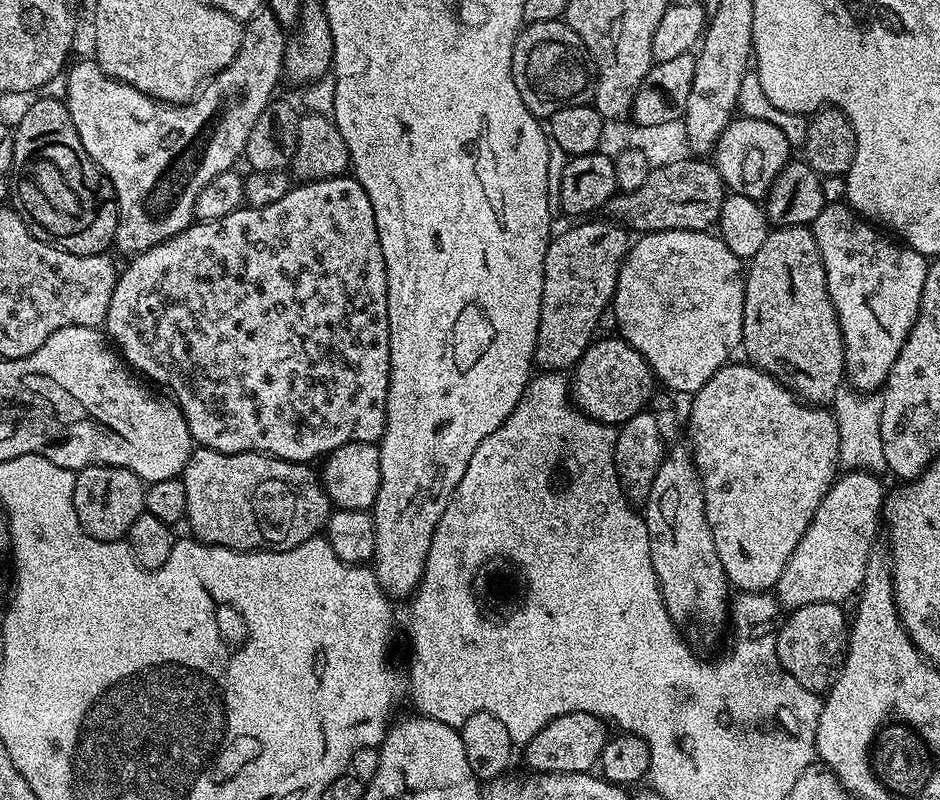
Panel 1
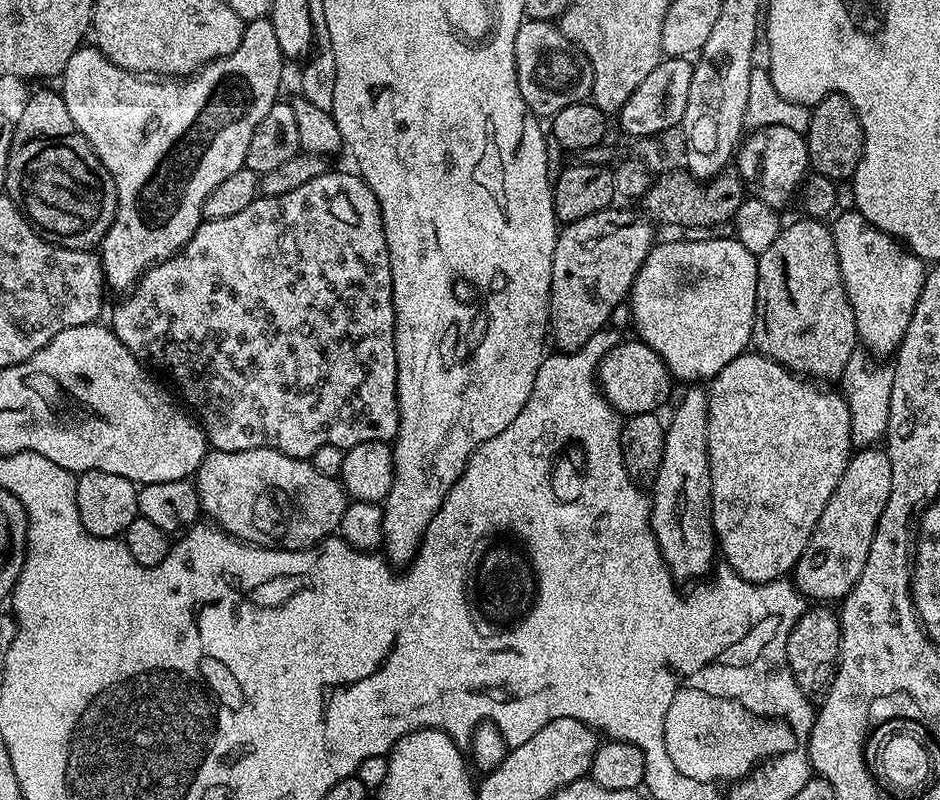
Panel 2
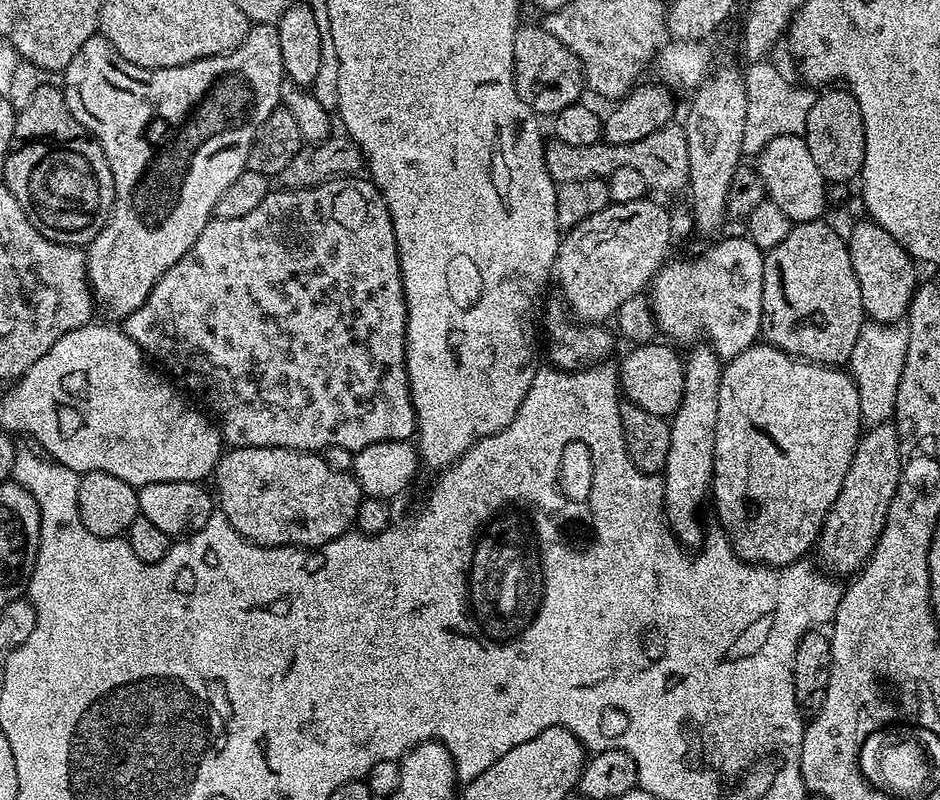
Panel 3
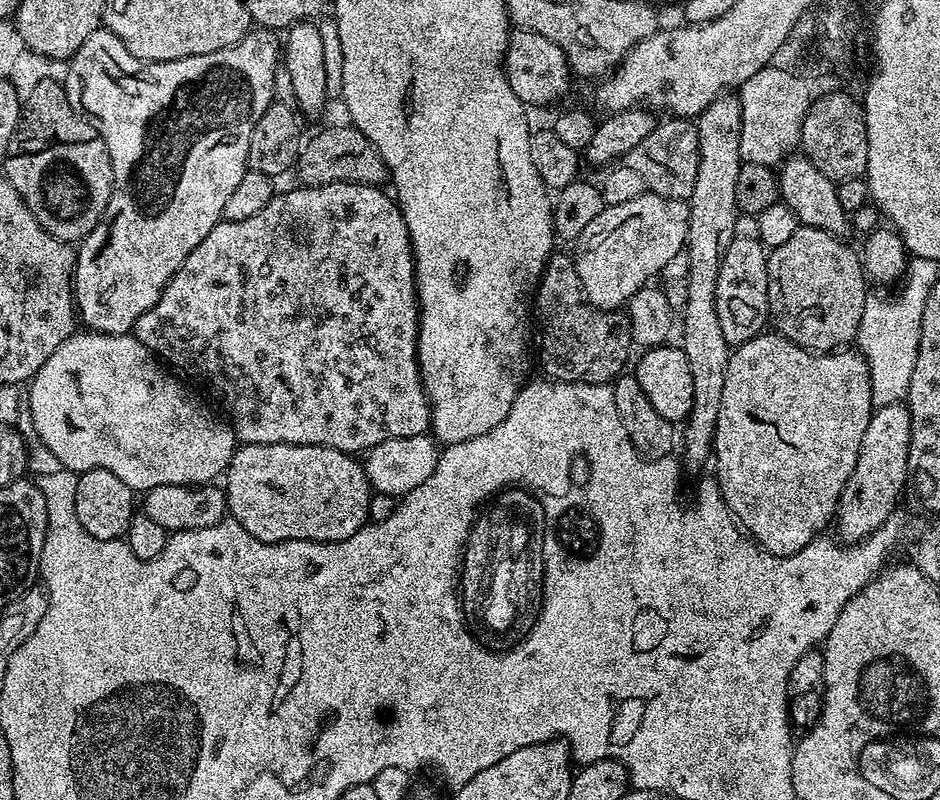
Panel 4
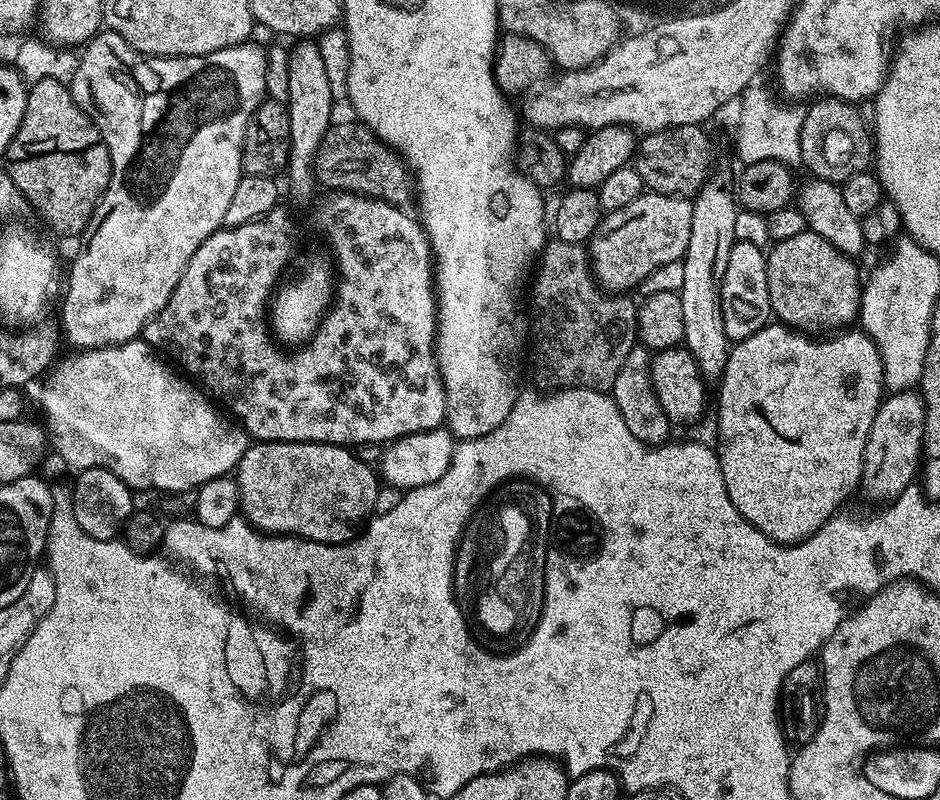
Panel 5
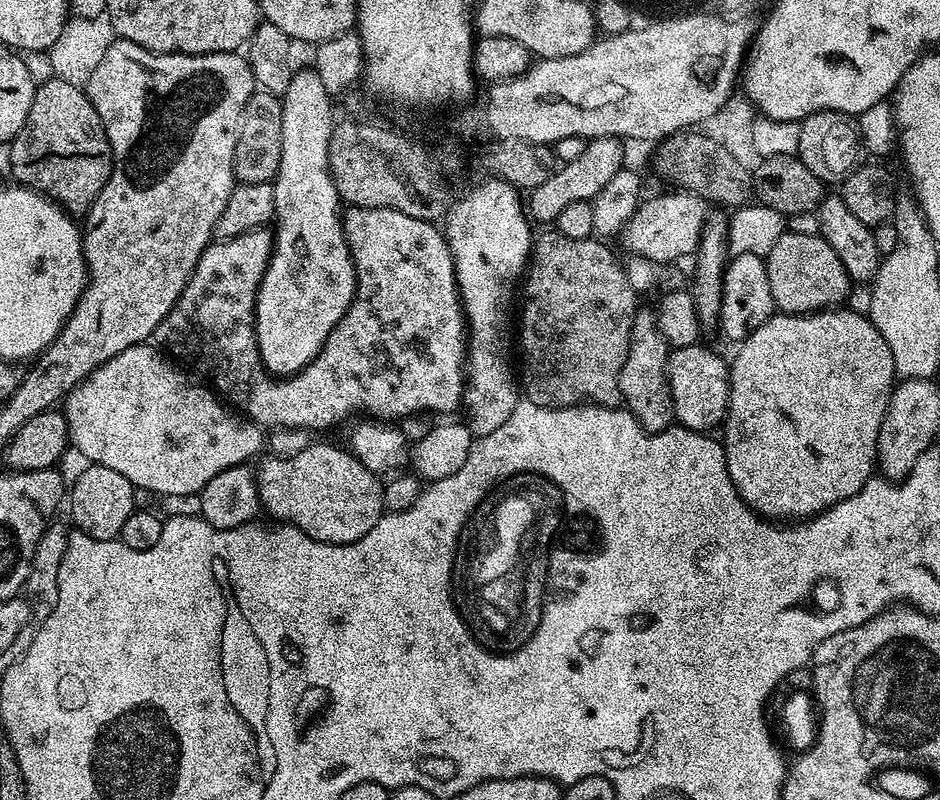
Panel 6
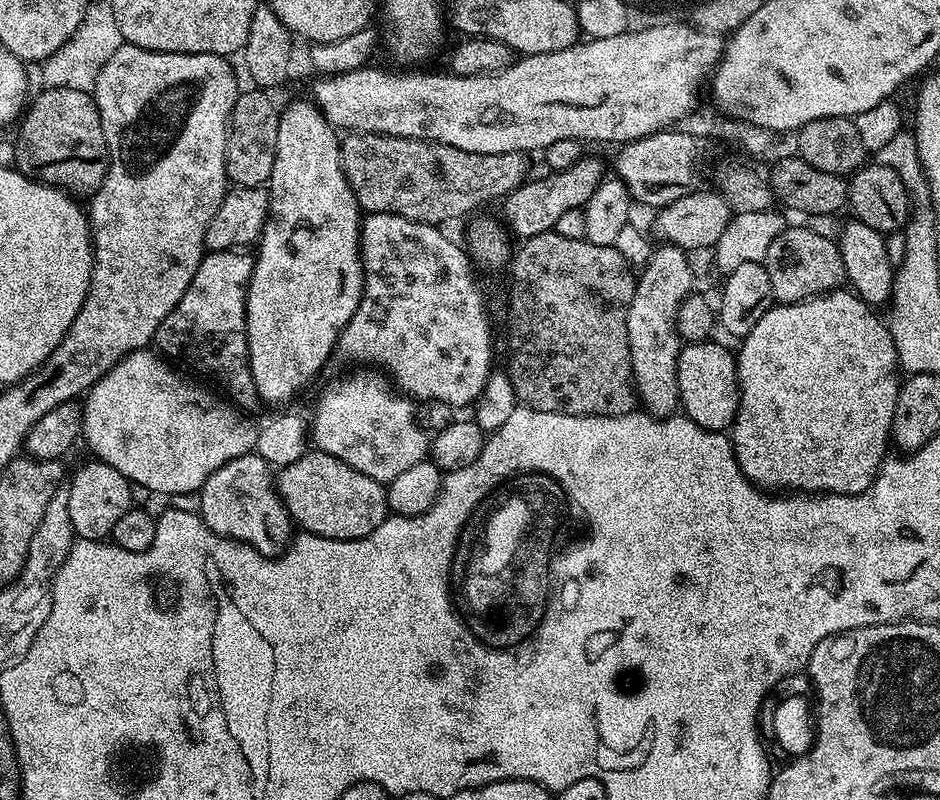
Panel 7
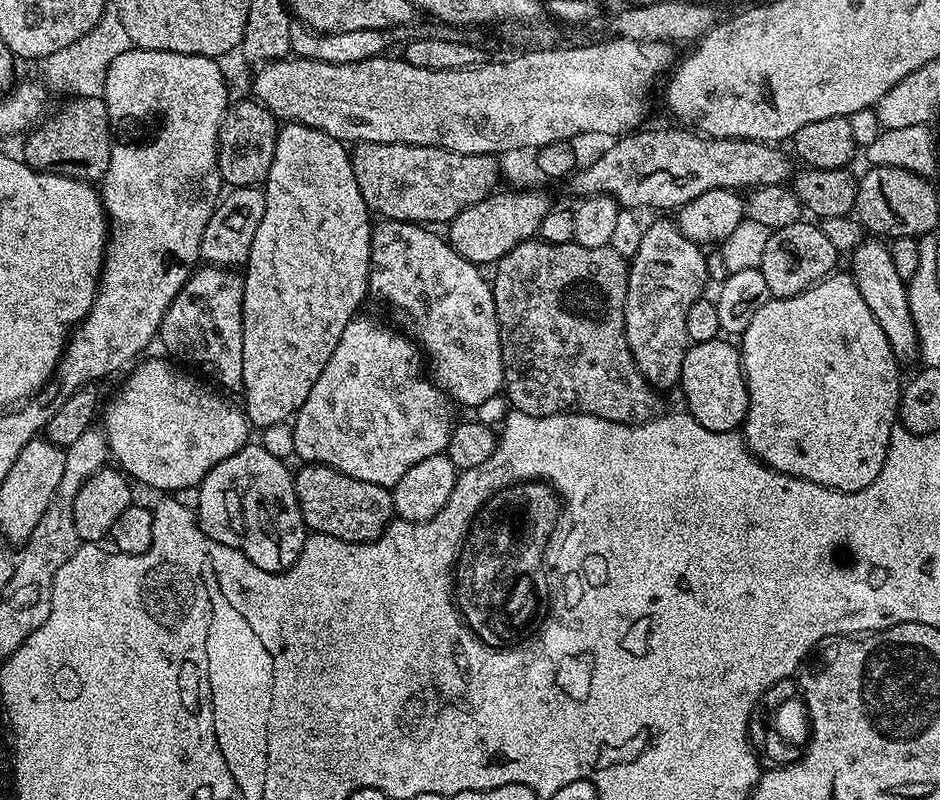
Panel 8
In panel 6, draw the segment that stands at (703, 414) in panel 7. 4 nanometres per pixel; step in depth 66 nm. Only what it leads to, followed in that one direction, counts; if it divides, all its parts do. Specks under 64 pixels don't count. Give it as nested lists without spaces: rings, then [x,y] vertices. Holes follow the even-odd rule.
[[[697,342],[669,351],[668,381],[674,402],[675,423],[681,428],[689,428],[695,432],[711,433],[723,425],[724,417],[728,414],[730,364],[714,349],[703,348],[702,345],[703,343]]]

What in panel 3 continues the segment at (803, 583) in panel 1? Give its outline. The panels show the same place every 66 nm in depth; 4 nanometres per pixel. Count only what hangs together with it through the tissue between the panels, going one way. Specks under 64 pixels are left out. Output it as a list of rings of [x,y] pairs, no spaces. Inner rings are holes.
[[[895,423],[871,425],[861,435],[858,446],[854,450],[854,458],[850,462],[850,470],[846,470],[846,482],[842,482],[842,490],[838,490],[838,498],[834,506],[828,511],[828,517],[824,519],[820,527],[818,537],[818,552],[820,548],[820,560],[825,564],[823,567],[831,572],[836,578],[851,577],[864,567],[868,555],[874,550],[882,530],[886,526],[886,514],[890,510],[890,502],[898,490],[900,481],[900,439],[896,433]]]

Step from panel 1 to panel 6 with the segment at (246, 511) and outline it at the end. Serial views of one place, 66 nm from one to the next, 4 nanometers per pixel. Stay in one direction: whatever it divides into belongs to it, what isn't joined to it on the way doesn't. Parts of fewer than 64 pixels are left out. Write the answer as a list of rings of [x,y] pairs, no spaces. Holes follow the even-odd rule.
[[[312,444],[298,449],[293,456],[266,456],[254,472],[261,509],[281,525],[302,530],[311,540],[349,544],[370,534],[385,515],[381,477],[362,466],[347,447]]]

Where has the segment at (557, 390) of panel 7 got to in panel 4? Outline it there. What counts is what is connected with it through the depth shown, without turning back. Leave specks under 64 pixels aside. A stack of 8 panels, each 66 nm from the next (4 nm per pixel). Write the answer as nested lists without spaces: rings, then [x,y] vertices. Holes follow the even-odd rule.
[[[553,254],[548,257],[548,264],[544,267],[544,272],[540,276],[540,283],[537,284],[534,293],[534,324],[538,329],[538,340],[540,336],[540,364],[544,367],[543,375],[554,380],[577,380],[587,384],[606,384],[615,381],[616,377],[625,371],[624,363],[628,360],[628,348],[633,347],[632,331],[628,325],[627,315],[620,310],[609,310],[606,308],[596,308],[593,304],[588,303],[586,293],[580,289],[576,266],[571,255],[559,256]]]

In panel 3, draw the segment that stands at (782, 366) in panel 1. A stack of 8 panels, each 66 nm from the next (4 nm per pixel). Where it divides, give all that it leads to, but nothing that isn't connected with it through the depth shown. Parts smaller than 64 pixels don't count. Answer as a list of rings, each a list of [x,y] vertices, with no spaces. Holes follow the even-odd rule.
[[[821,218],[793,224],[790,234],[786,234],[786,238],[778,242],[778,246],[764,252],[760,336],[763,343],[791,356],[799,356],[801,360],[844,366],[854,350],[854,342],[858,342],[858,334],[865,326],[866,313],[862,306],[858,278],[850,262],[848,241],[843,235],[839,236],[826,221],[827,219]]]

